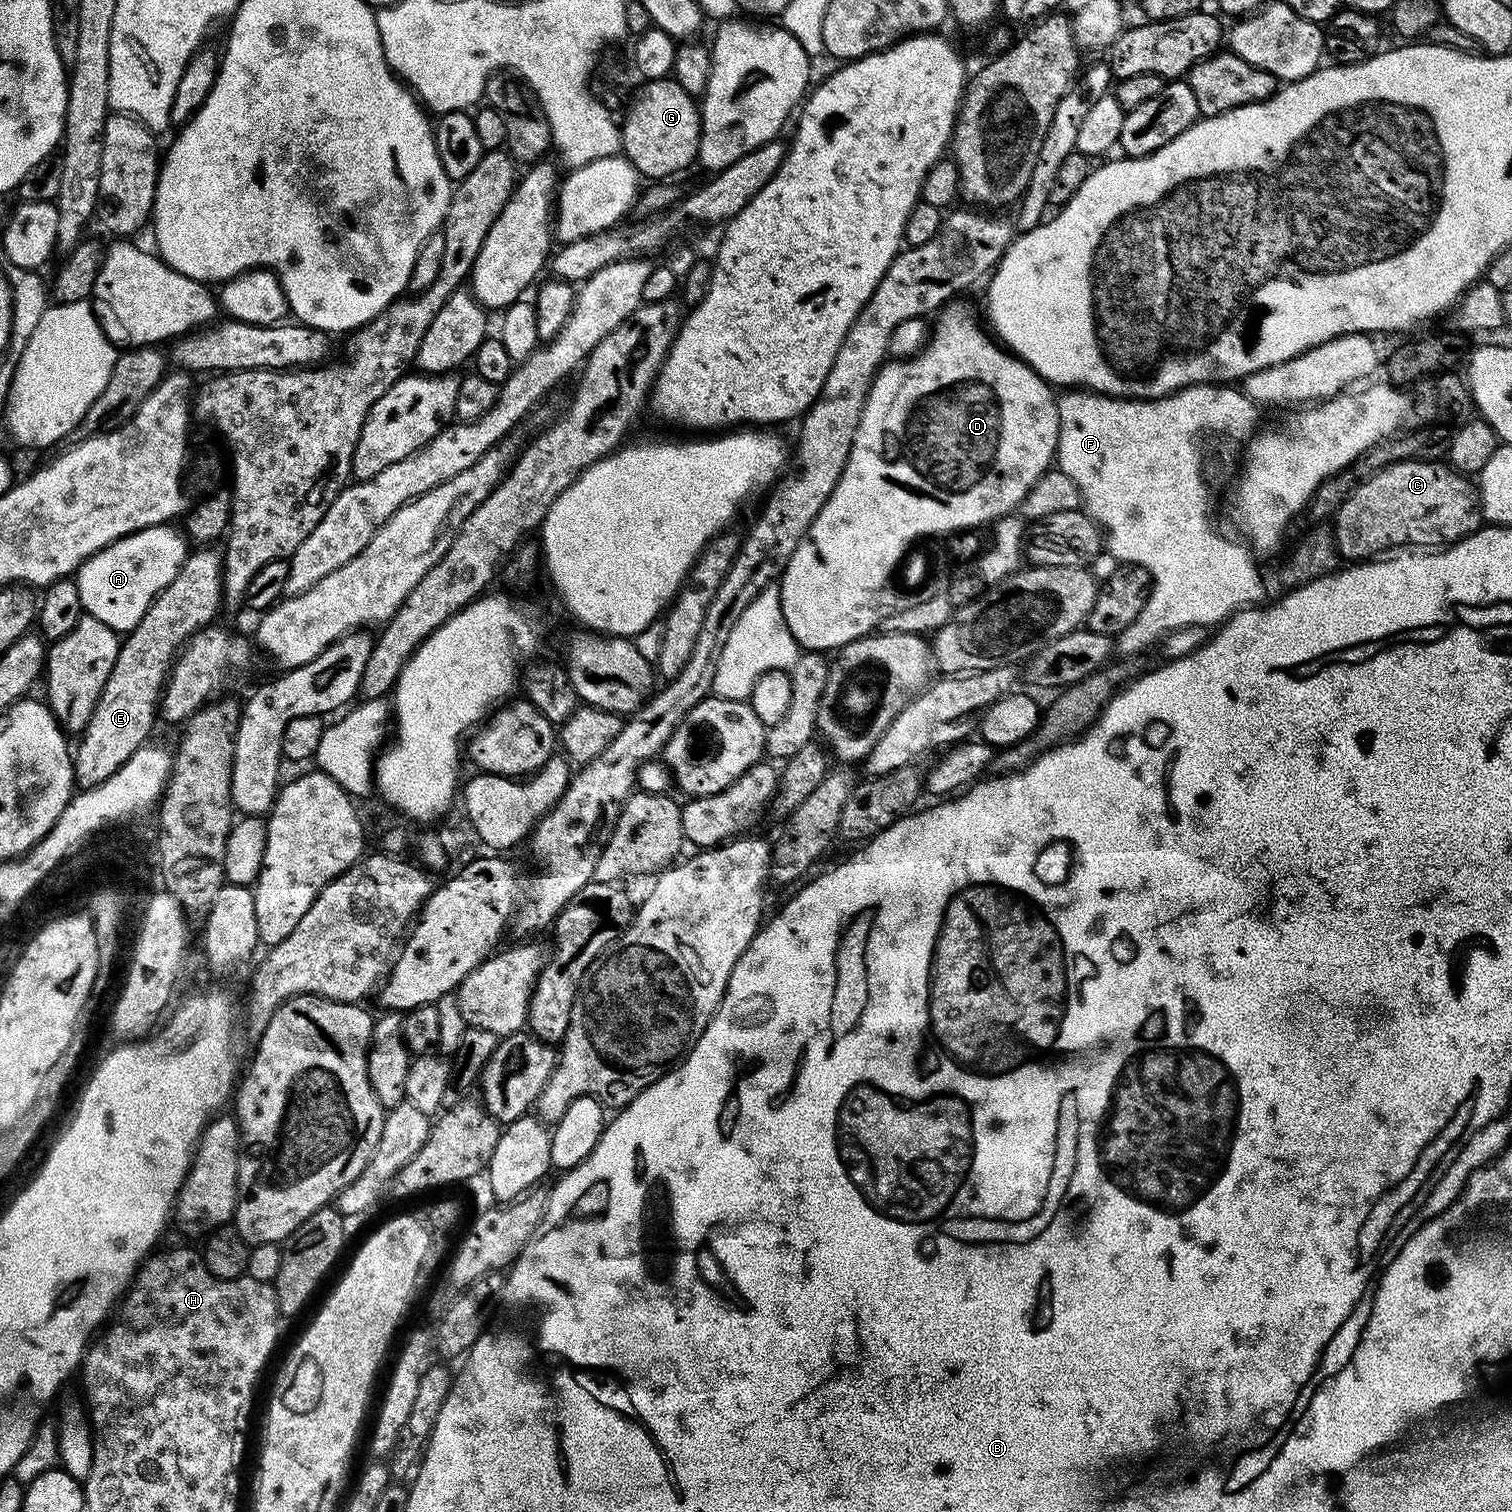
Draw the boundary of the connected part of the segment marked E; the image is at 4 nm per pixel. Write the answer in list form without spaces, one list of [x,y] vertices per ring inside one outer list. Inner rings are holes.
[[[200,546],[189,551],[175,578],[152,600],[152,605],[148,607],[138,626],[123,637],[114,670],[110,670],[110,678],[106,678],[106,686],[98,698],[94,714],[79,737],[80,745],[77,748],[75,745],[74,748],[72,770],[75,783],[81,789],[93,788],[106,782],[110,774],[117,772],[139,748],[149,743],[151,736],[148,735],[152,732],[152,723],[158,720],[164,685],[168,683],[168,673],[172,671],[180,649],[188,643],[192,635],[215,621],[212,619],[215,618],[216,611],[222,608],[223,598],[224,557],[221,549],[216,546]]]

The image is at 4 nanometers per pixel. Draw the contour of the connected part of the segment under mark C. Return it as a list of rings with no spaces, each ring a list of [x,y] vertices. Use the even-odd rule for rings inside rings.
[[[1435,459],[1398,461],[1386,465],[1367,480],[1361,480],[1335,512],[1334,522],[1335,548],[1348,562],[1363,562],[1377,554],[1387,553],[1391,544],[1432,550],[1437,546],[1455,544],[1482,527],[1480,490],[1467,475],[1447,463]]]

